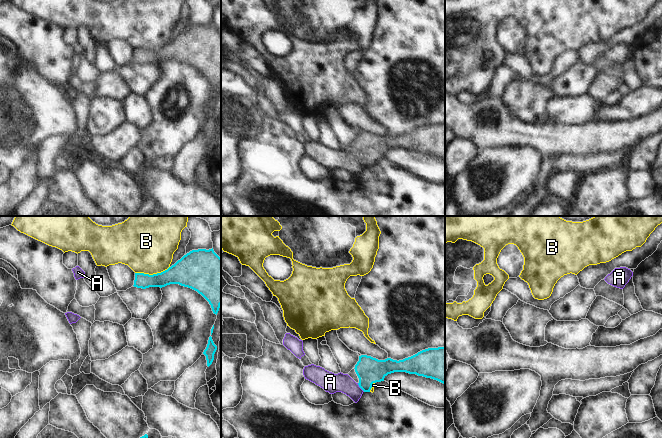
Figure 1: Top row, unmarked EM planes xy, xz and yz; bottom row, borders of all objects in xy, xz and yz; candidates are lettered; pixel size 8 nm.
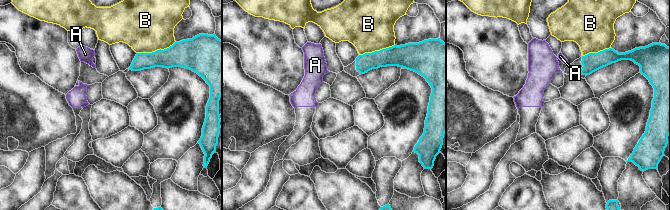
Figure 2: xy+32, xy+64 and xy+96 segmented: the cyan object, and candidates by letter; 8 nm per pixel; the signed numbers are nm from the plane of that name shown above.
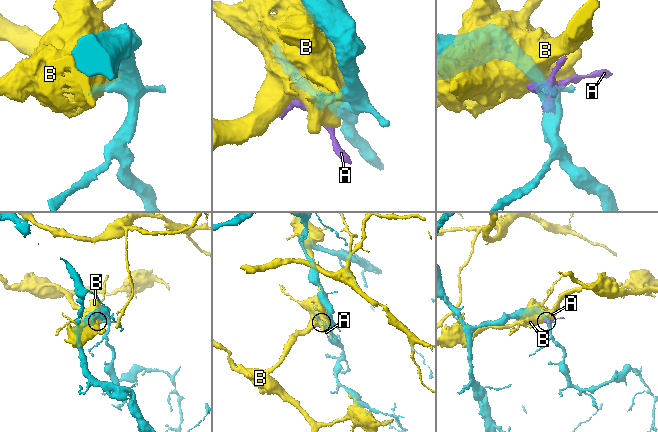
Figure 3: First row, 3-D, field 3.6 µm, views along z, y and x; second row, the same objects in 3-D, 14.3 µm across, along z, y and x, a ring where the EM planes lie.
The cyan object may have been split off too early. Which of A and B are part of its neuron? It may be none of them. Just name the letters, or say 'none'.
none

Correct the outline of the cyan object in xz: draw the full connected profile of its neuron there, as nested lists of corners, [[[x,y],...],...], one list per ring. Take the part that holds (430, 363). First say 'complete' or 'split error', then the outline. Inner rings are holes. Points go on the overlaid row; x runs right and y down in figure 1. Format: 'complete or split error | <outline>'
split error | [[[445,347],[428,348],[403,360],[387,358],[378,360],[371,356],[361,355],[355,367],[348,375],[359,385],[364,392],[370,392],[372,384],[384,381],[384,378],[394,372],[406,372],[426,378],[431,378],[445,384]]]

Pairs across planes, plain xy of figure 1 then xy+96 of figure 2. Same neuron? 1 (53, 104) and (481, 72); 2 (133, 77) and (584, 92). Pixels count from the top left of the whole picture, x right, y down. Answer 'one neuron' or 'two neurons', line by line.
1: two neurons
2: two neurons

